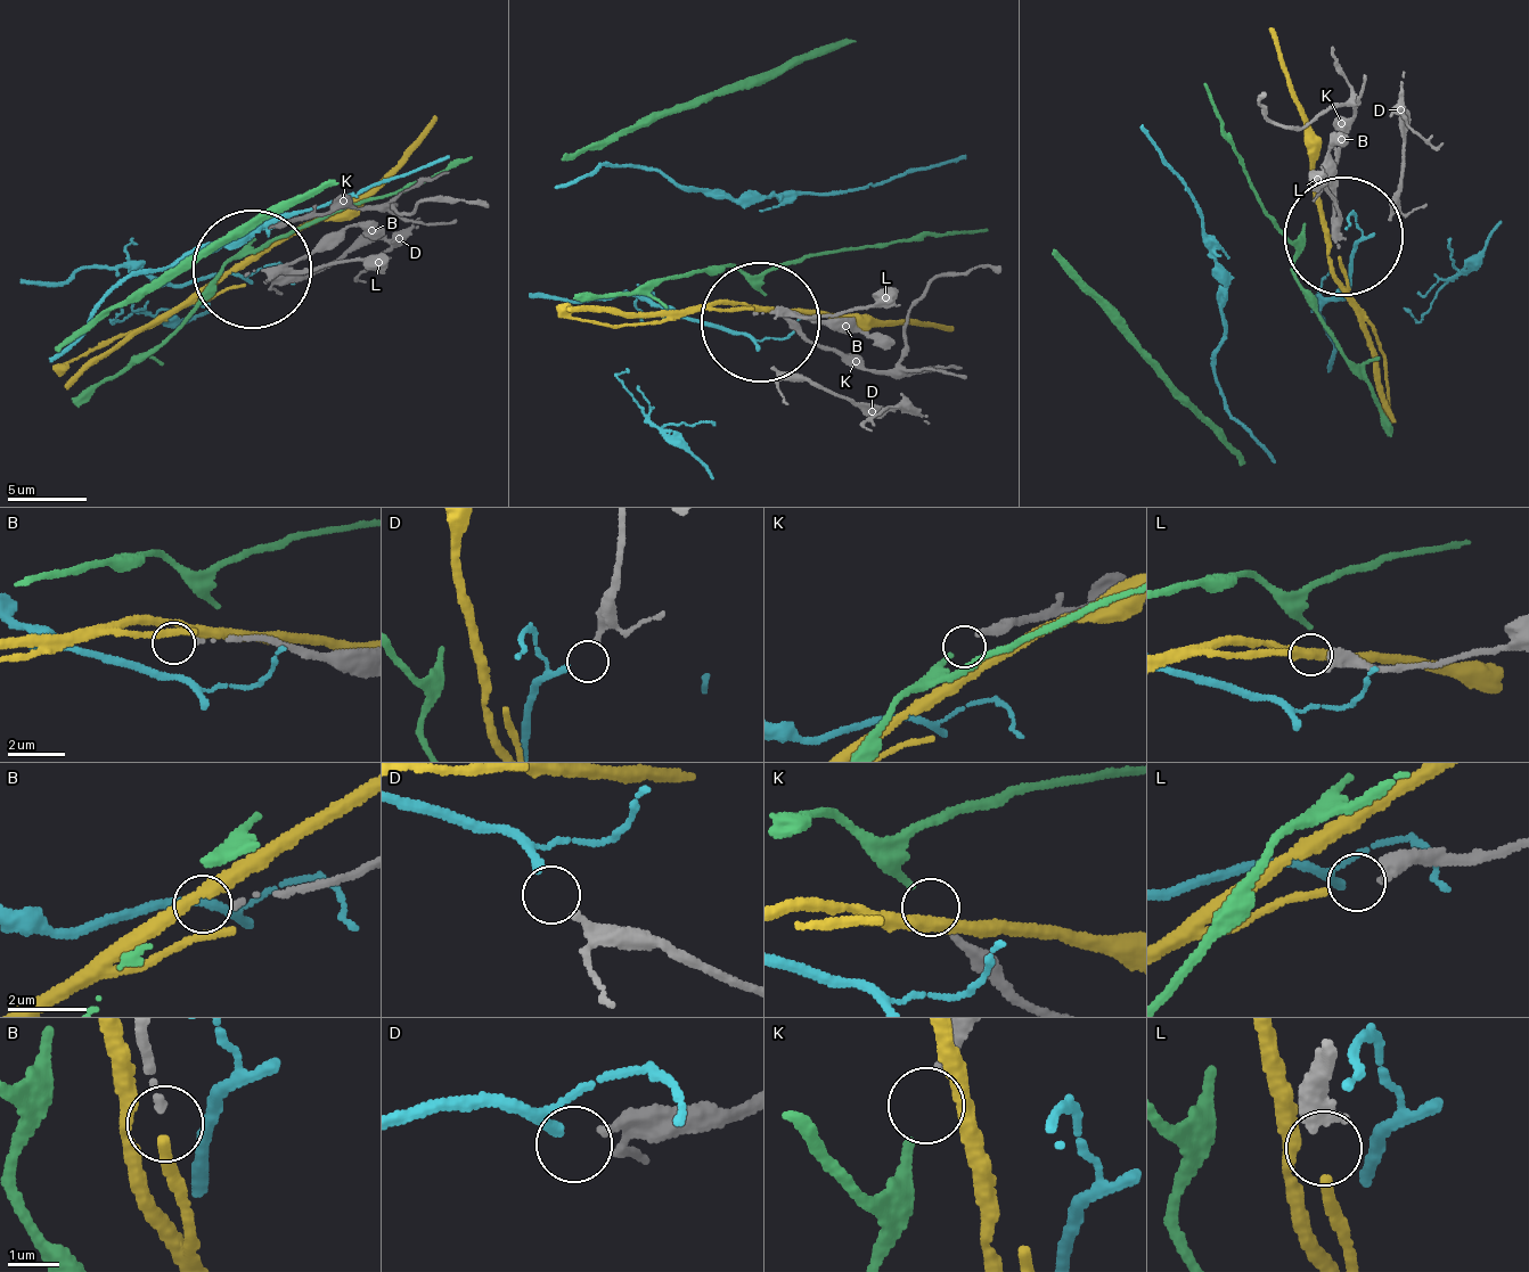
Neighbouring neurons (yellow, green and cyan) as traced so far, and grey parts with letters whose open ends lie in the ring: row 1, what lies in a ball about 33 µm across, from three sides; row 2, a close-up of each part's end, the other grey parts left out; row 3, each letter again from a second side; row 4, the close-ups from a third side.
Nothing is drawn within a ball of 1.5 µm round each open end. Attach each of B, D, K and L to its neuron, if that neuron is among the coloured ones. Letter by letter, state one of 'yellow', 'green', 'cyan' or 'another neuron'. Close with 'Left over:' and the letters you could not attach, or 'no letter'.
B: another neuron
D: cyan
K: green
L: yellow
Left over: B

